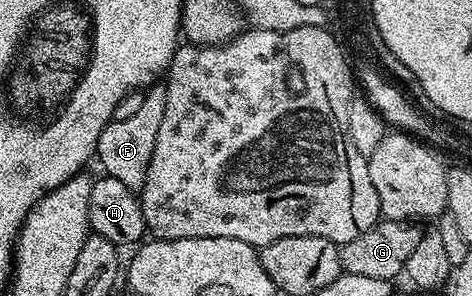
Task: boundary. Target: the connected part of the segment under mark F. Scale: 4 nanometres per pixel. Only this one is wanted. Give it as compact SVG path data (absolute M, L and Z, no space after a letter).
M153 84L143 94L144 98L136 105L133 113L117 116L108 122L96 144L95 156L100 157L100 165L107 176L126 183L134 191L143 189L146 183L146 171L154 155L154 143L158 139L158 127L162 124L162 111L166 111L166 91L164 85Z

